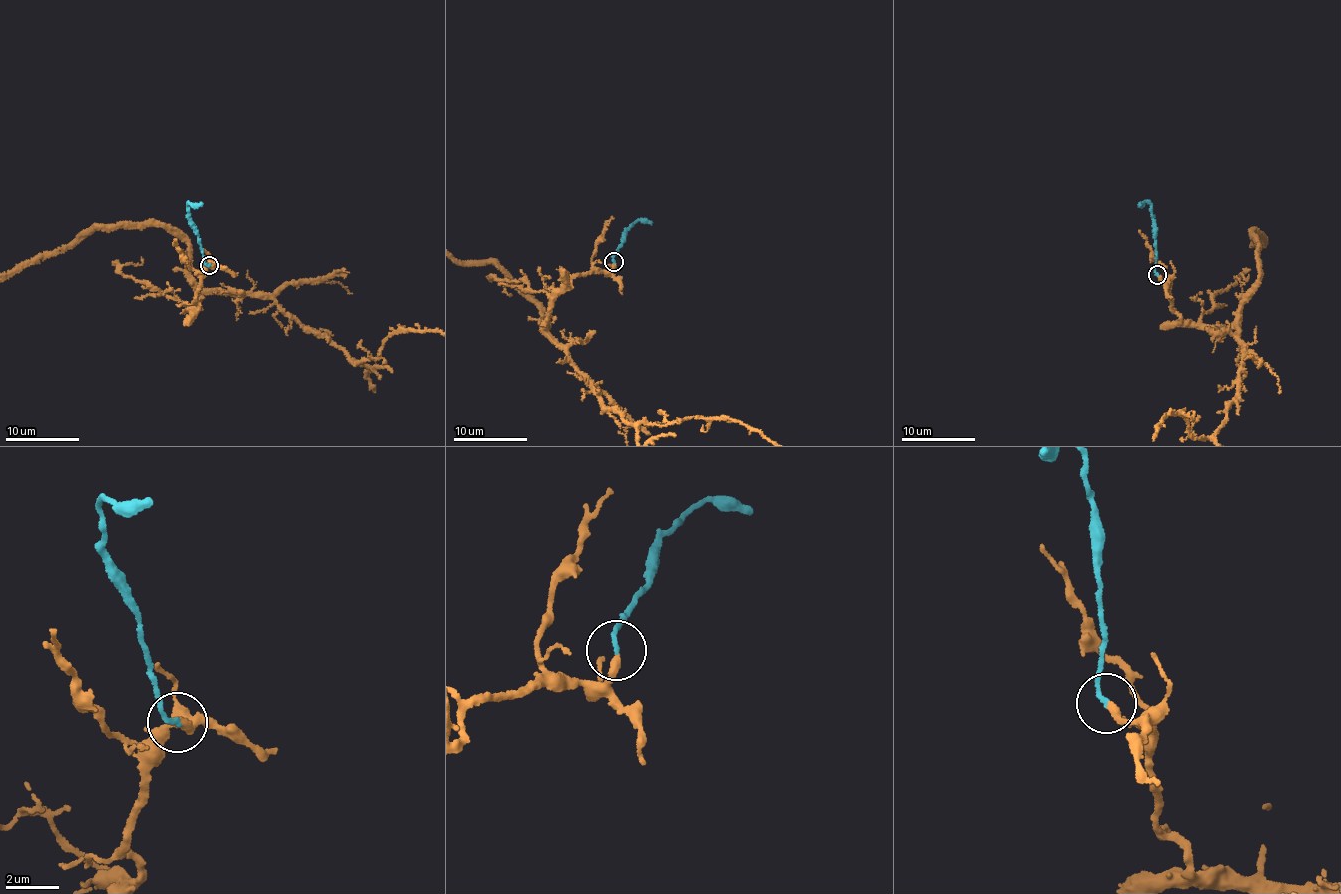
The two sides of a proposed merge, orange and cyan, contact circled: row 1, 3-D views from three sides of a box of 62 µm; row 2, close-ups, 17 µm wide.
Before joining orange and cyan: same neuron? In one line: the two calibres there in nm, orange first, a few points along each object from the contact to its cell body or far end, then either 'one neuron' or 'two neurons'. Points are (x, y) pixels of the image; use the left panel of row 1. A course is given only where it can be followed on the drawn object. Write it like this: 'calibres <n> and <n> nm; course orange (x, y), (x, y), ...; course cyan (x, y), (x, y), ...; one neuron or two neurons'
calibres 300 and 170 nm; course orange (210, 265), (195, 310), (182, 240), (161, 226), (91, 226); course cyan (209, 266), (204, 263), (198, 230), (188, 217), (188, 205), (203, 204); one neuron

